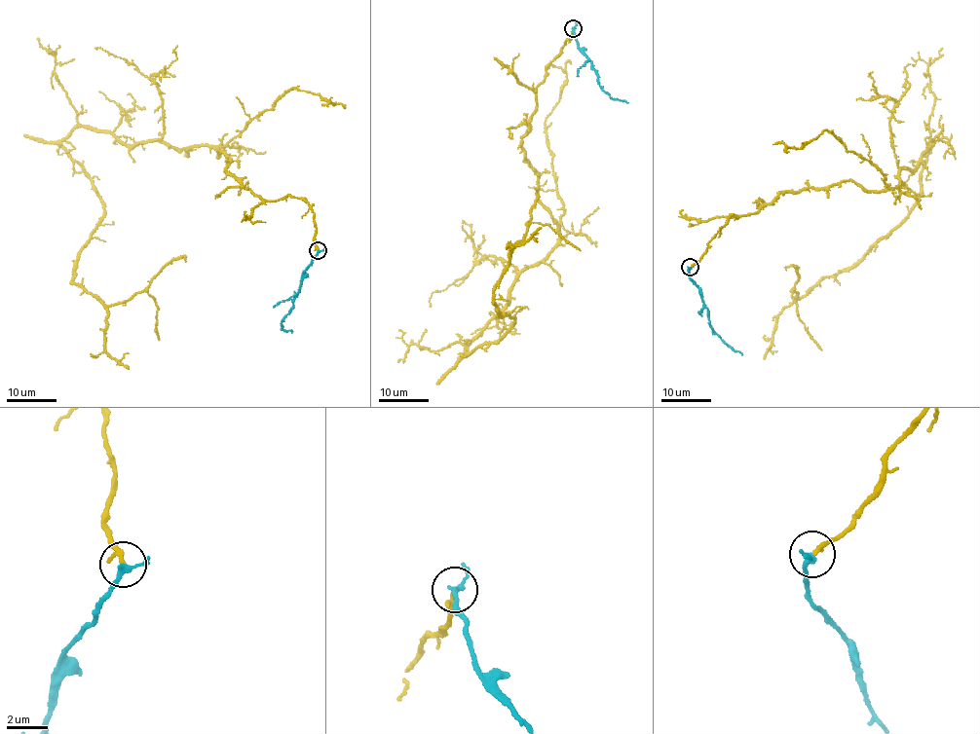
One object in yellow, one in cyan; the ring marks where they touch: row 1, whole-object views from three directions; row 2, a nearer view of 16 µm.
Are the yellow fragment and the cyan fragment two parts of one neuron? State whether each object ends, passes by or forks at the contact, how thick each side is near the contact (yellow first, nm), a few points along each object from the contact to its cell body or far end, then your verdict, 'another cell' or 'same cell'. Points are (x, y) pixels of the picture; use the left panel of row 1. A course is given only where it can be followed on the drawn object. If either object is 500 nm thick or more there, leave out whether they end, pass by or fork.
yellow ends there; cyan passes by; 220 nm thick on the yellow side, 200 nm on the other; yellow runs (318, 250), (308, 202), (223, 152), (72, 129), (104, 207), (72, 283), (145, 291), (159, 340); cyan runs (318, 250), (303, 274), (293, 309), (281, 325), (286, 331), (292, 331); same cell

